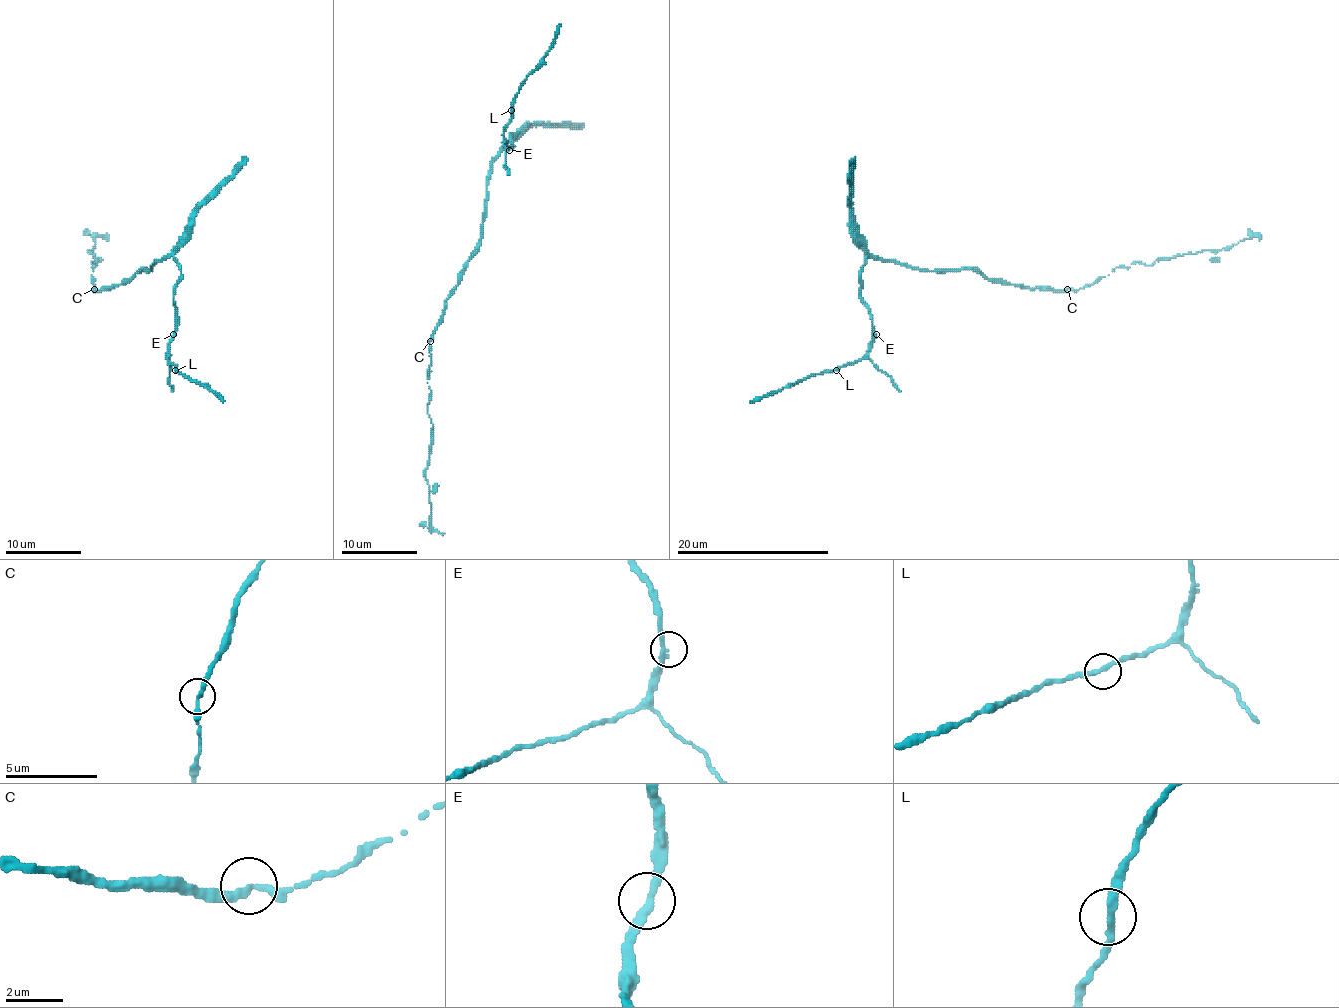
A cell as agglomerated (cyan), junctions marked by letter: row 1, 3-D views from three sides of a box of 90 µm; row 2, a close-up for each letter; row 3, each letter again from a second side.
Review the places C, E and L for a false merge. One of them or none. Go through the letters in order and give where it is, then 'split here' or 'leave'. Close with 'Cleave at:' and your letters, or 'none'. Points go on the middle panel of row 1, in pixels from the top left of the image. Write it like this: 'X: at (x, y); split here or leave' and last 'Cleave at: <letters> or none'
C: at (430, 341); split here
E: at (509, 150); leave
L: at (511, 110); leave
Cleave at: C

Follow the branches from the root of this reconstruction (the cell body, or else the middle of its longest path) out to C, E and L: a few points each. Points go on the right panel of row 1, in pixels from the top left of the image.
C: (960, 269), (979, 269), (988, 279), (1023, 284), (1026, 288), (1067, 288)
E: (960, 269), (912, 269), (868, 256), (861, 271), (861, 301), (872, 317), (872, 330), (876, 334)
L: (960, 269), (912, 269), (868, 256), (861, 271), (861, 301), (872, 317), (872, 340), (861, 359), (836, 370)

